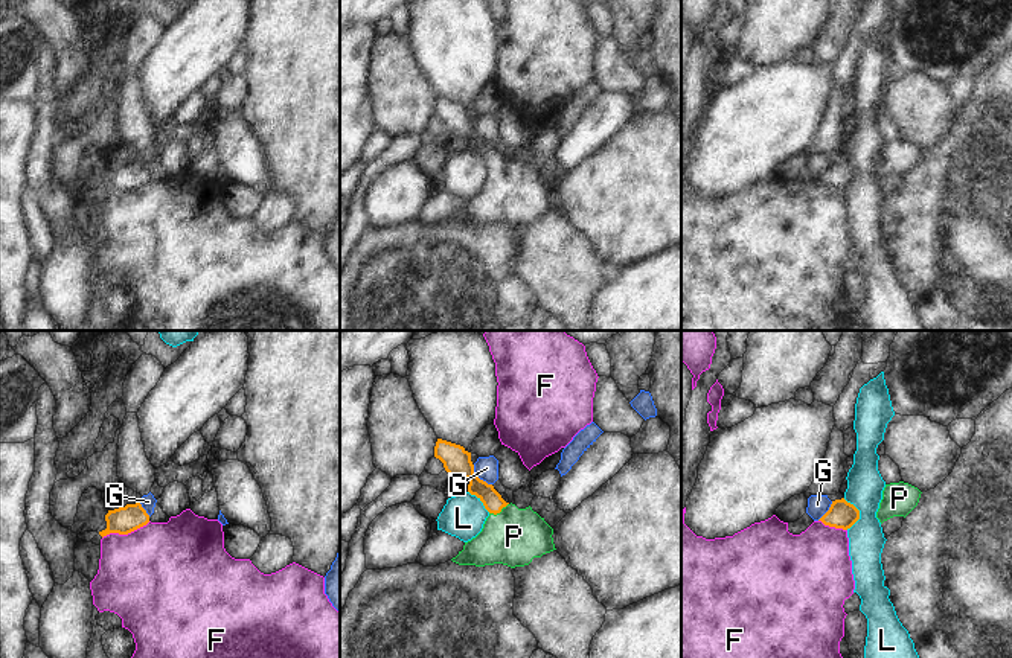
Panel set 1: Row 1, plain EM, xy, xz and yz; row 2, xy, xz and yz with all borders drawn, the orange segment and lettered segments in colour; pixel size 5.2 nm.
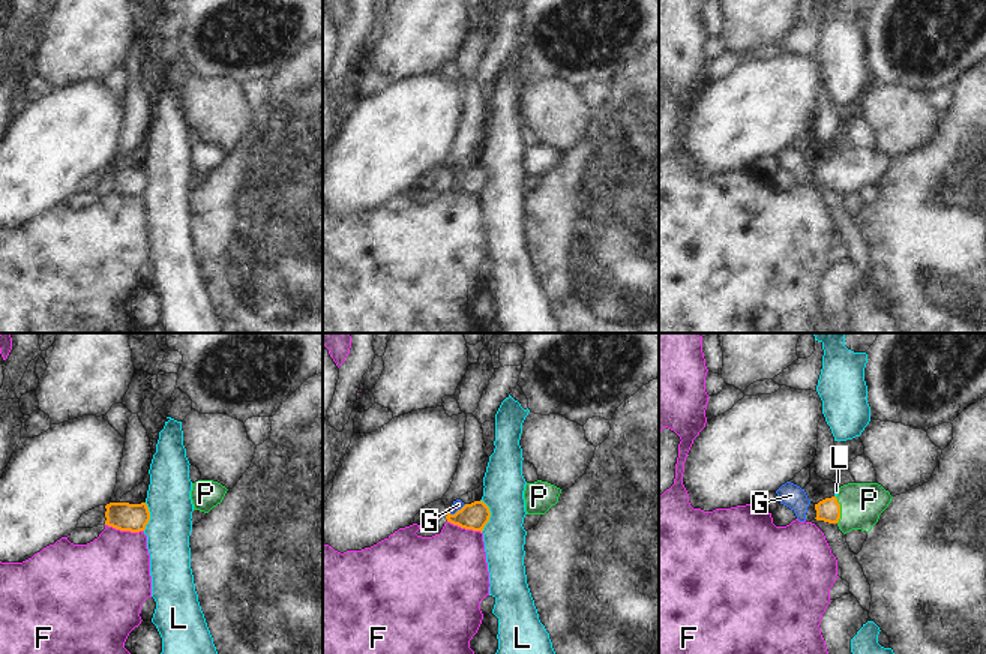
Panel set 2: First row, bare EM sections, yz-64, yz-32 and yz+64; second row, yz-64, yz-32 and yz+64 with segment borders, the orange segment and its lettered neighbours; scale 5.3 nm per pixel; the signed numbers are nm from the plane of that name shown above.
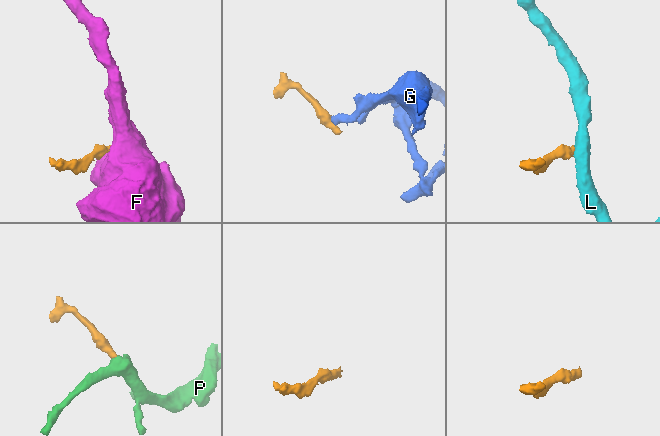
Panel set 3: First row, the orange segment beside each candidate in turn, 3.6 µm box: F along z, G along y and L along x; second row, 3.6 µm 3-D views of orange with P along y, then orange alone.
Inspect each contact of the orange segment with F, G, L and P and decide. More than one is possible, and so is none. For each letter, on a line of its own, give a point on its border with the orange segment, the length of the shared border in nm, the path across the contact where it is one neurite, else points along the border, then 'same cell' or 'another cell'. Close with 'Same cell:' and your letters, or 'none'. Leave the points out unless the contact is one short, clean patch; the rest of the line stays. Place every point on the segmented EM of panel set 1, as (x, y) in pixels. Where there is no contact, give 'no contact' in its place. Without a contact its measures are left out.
F: xy (125, 533) | 280 nm | along xy (150, 521), (127, 533), (107, 533), (102, 538) | another cell
G: xz (477, 477) | 150 nm | along xz (473, 465), (473, 471), (491, 485) | another cell
L: yz (858, 512) | 170 nm | along yz (843, 498), (858, 511), (858, 520), (849, 529) | another cell
P: xz (499, 512) | 120 nm | across xz (493, 501), (499, 512), (514, 536) | same cell
Same cell: P

